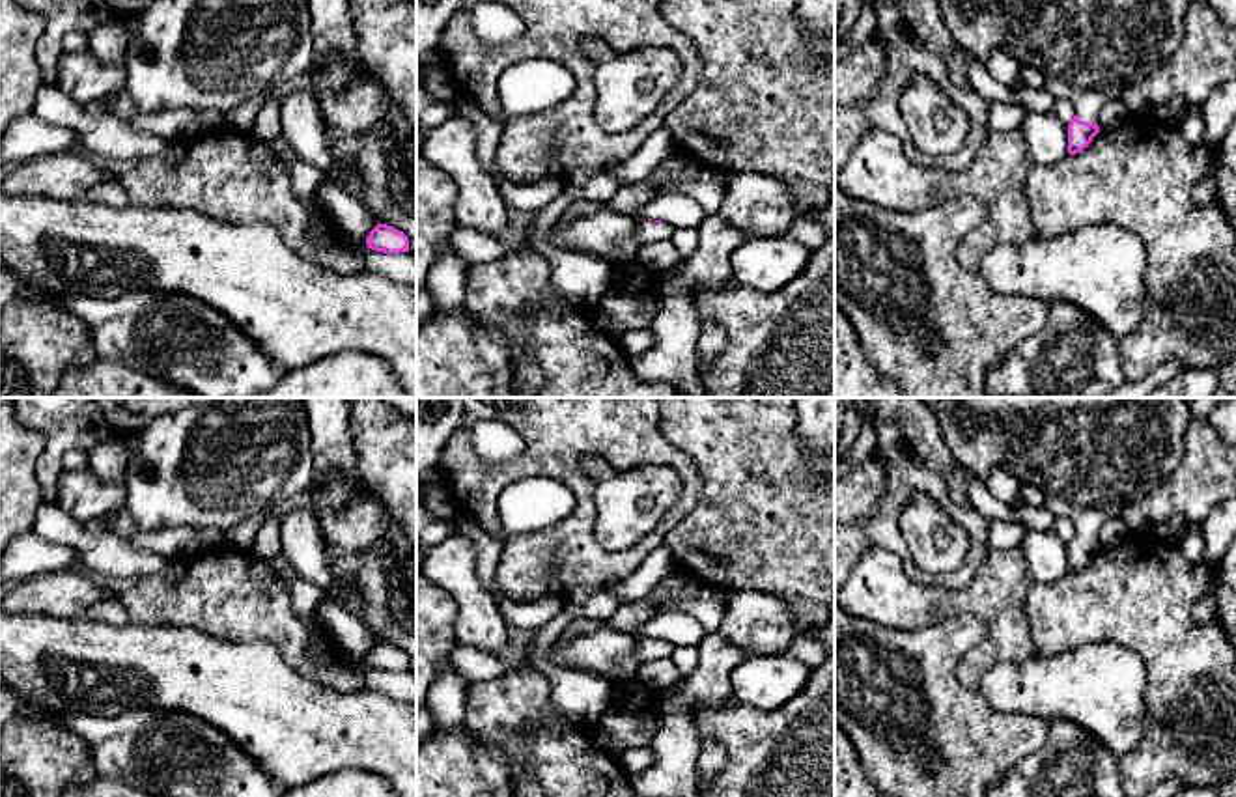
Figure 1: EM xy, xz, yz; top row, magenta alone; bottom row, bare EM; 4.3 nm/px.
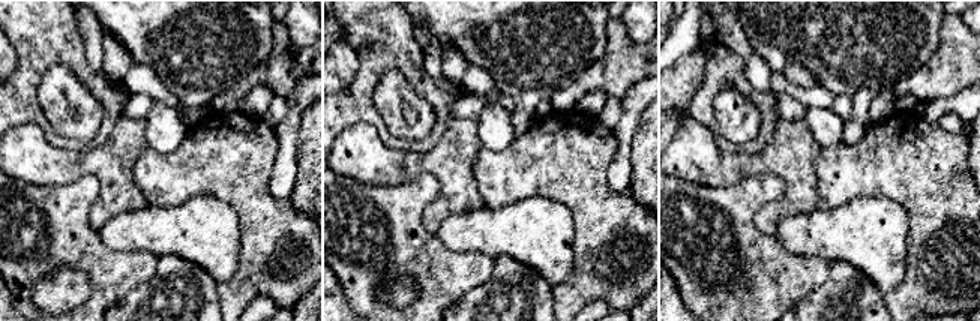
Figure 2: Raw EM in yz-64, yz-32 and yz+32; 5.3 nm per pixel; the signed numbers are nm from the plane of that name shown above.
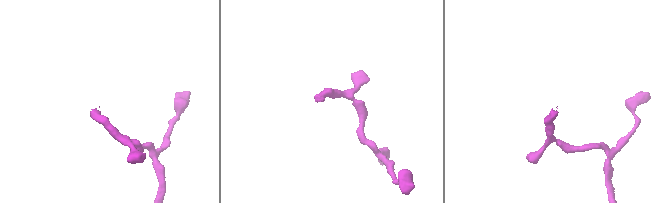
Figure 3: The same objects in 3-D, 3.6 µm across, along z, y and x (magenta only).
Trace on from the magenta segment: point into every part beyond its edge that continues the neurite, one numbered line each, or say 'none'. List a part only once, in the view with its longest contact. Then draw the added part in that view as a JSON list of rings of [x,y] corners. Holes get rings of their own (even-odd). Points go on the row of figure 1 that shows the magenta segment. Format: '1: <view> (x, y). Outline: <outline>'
1: yz (1087, 51). Outline: [[[937,0],[947,28],[950,30],[958,49],[973,54],[976,60],[986,63],[988,56],[995,49],[1006,50],[1019,62],[1021,67],[1036,69],[1044,80],[1044,88],[1055,99],[1068,99],[1074,105],[1075,116],[1087,123],[1098,123],[1102,106],[1120,97],[1128,88],[1143,82],[1150,77],[1167,58],[1171,58],[1182,45],[1186,34],[1186,13],[1191,0]]]

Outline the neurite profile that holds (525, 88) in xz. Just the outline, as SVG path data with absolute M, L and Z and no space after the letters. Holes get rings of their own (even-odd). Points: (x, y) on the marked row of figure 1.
M523 60L510 65L499 80L502 114L491 118L465 93L456 95L457 116L478 131L476 153L484 168L497 179L500 196L510 209L536 213L560 196L562 175L549 175L538 183L517 185L502 177L495 166L495 153L502 123L521 116L551 110L575 90L575 77L553 60Z

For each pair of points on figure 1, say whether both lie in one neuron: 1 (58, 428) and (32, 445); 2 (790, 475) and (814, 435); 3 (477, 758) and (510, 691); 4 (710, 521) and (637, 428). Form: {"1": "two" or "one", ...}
{"1": "two", "2": "two", "3": "two", "4": "two"}

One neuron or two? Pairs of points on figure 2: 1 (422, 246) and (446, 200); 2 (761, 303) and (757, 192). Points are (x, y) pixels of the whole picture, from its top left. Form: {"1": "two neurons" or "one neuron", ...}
{"1": "two neurons", "2": "one neuron"}

